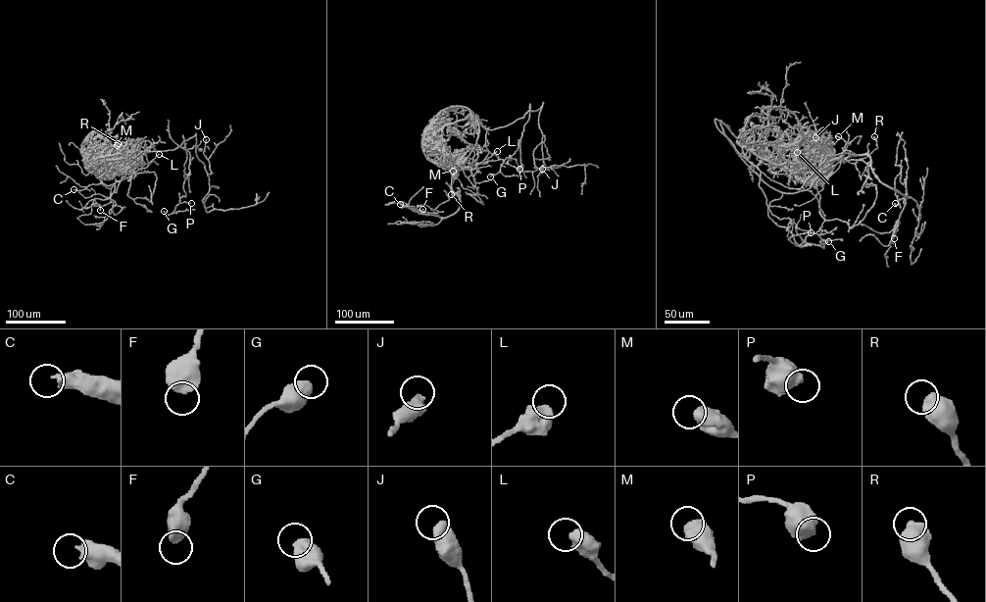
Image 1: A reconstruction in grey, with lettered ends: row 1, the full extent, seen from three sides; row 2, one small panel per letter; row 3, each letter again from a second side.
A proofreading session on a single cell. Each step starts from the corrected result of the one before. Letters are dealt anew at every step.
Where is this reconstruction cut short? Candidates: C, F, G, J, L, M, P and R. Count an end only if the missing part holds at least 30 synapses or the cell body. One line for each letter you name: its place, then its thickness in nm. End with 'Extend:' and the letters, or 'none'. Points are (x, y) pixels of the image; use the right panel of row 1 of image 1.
C: at (895, 203); 480 nm thick
Extend: C

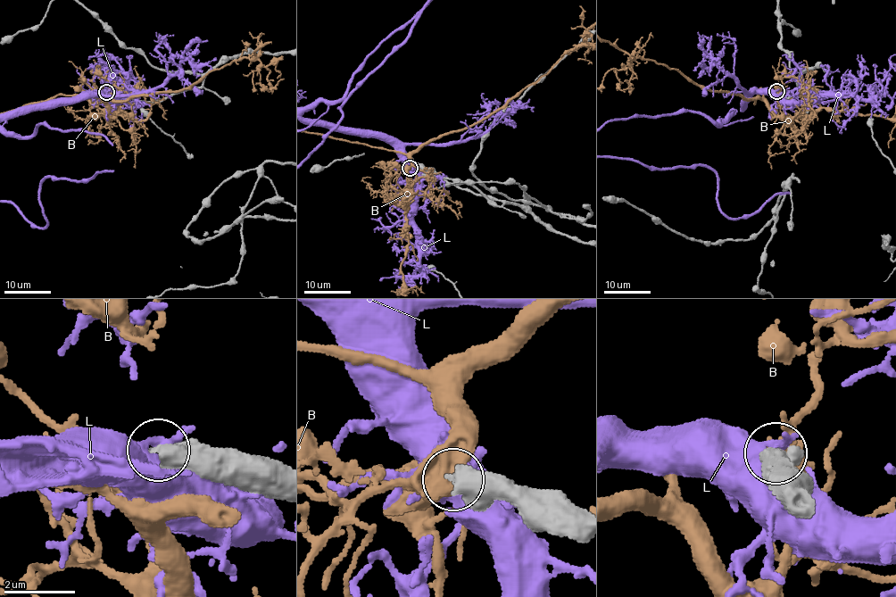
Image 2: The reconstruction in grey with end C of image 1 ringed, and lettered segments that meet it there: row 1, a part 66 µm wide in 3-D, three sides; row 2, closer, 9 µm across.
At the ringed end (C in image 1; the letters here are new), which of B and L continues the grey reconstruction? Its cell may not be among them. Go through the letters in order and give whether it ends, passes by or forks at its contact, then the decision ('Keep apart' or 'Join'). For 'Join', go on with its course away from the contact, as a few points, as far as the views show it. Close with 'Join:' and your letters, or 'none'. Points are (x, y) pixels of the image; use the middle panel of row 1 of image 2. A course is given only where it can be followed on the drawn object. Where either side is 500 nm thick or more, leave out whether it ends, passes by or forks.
B: Keep apart
L: Keep apart
Join: none

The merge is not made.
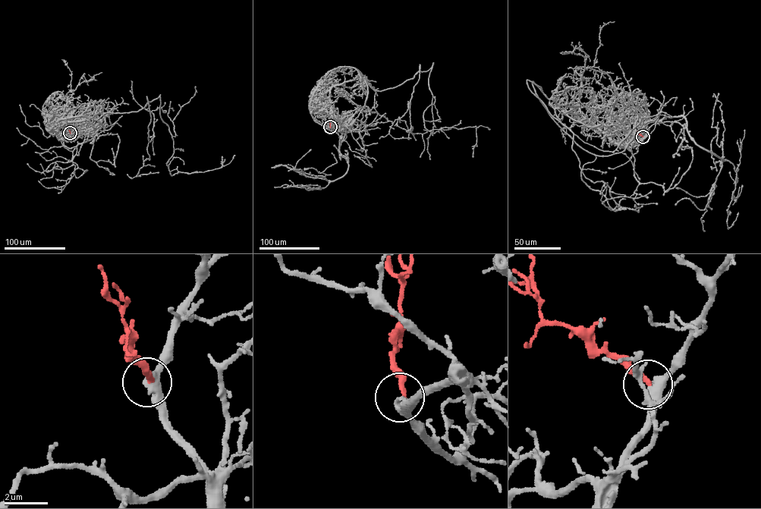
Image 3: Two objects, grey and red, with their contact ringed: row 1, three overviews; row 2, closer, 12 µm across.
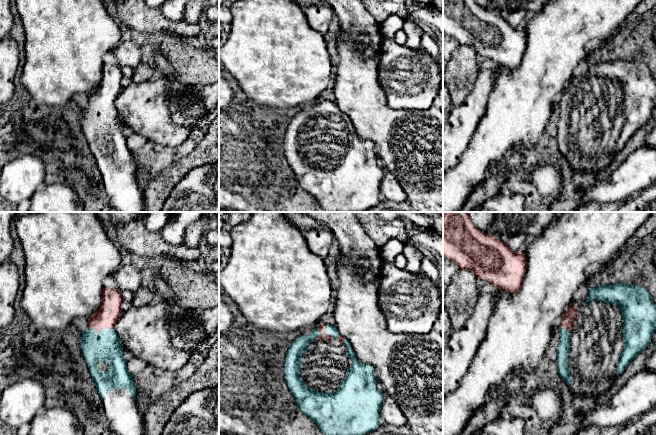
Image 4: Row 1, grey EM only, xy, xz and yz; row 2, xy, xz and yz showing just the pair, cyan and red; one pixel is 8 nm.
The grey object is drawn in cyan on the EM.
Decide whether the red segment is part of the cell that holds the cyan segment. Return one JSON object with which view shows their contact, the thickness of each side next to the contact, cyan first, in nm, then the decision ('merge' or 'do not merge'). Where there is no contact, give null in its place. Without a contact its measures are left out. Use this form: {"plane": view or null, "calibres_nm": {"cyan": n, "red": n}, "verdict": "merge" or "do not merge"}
{"plane": "xz", "calibres_nm": {"cyan": 80, "red": 60}, "verdict": "merge"}

